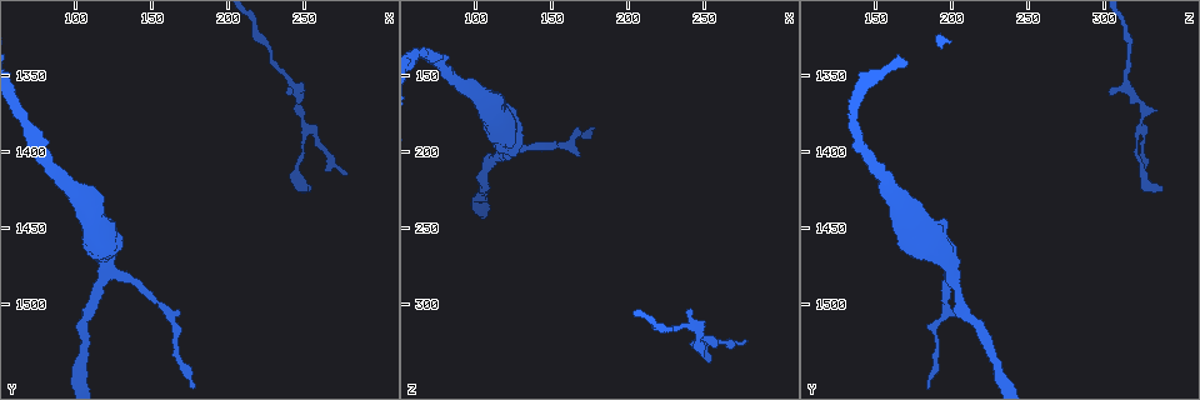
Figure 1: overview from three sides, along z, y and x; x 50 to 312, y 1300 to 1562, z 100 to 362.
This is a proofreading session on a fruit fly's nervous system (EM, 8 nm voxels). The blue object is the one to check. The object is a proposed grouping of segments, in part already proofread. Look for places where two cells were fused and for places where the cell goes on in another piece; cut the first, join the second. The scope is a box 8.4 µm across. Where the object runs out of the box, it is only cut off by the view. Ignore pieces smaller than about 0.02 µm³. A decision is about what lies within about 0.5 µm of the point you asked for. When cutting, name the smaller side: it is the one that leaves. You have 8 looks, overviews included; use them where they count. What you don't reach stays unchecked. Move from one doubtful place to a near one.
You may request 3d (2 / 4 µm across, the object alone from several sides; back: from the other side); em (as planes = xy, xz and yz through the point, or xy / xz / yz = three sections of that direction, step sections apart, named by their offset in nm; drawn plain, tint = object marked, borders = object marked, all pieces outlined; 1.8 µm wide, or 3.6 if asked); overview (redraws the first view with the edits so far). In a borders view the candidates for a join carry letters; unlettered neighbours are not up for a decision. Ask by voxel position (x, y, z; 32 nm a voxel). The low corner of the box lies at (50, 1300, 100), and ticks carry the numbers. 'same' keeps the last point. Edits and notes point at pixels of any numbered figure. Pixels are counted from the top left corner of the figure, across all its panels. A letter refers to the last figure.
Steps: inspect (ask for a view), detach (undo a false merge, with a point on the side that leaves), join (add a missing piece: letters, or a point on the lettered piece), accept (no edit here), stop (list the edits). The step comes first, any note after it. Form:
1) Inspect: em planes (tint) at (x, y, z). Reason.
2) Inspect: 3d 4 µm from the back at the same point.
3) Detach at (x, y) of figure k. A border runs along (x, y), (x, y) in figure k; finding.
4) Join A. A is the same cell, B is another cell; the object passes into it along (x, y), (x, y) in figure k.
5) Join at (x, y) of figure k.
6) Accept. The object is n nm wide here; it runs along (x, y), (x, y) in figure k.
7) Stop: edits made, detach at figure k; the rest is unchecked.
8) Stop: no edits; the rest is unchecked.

Inspect: 3d 4 µm at (120, 1476, 200). Calibre changes.

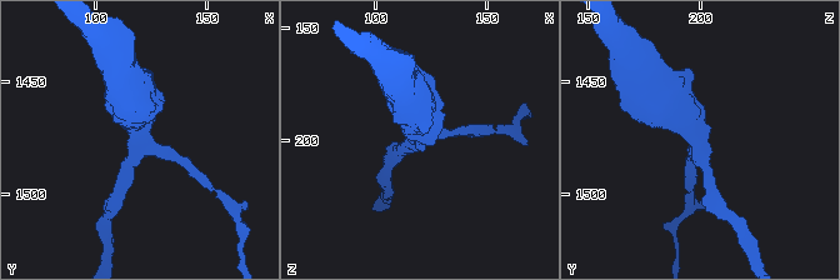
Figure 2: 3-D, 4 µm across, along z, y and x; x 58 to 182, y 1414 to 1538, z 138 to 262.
Inspect: em 3.6 µm planes (borders) at (119, 1475, 197). 3 arms meet here; now the EM.

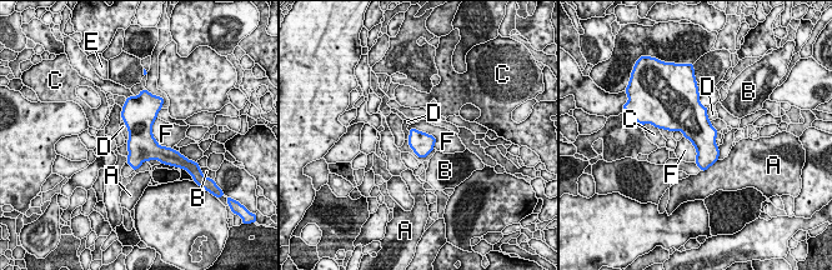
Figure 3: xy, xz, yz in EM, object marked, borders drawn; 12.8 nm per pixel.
Accept. A, B, C, D, E and F are other cells; a border runs along (156, 116), (153, 136), (170, 149) in figure 3; continuous, no second cell.

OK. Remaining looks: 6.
Inspect: 3d 4 µm at (96, 1422, 158). Calibre changes.

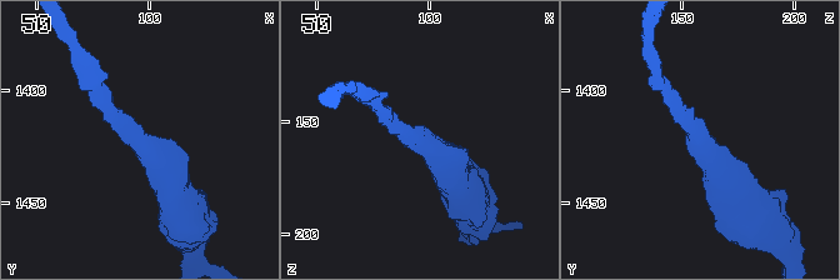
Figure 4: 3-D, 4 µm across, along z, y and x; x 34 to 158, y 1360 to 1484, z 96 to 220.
Inspect: em planes (borders) at (96, 1423, 157). The arms are 260, 550 nm wide; now the EM.

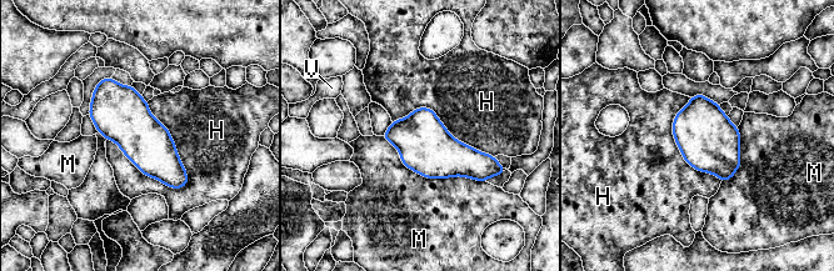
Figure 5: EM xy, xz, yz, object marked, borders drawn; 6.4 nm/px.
Accept. The object is 340 nm wide here; H, M and V are other cells; continuous, no second cell.

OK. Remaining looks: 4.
Inspect: 3d 2 µm at (230, 1334, 314). A narrow waist.

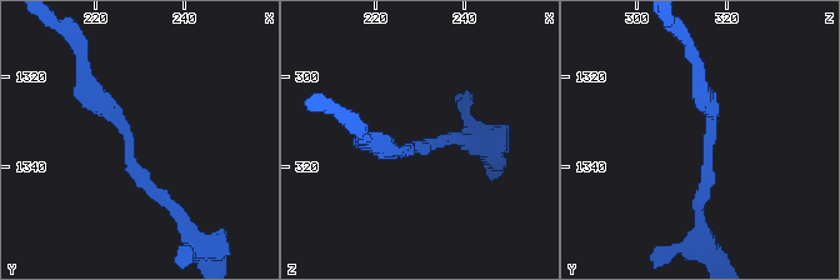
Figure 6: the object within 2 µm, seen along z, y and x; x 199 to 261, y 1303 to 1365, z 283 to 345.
Inspect: em planes (borders) at (229, 1335, 315). Shape alone is not enough.

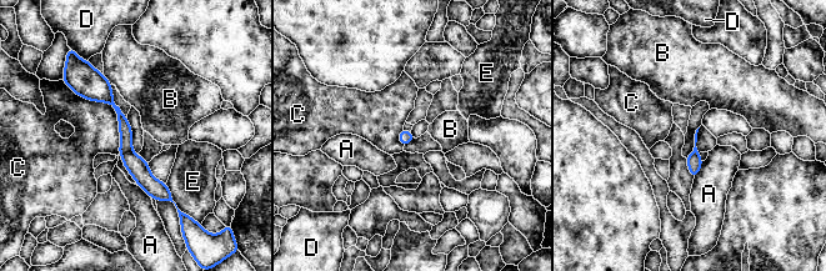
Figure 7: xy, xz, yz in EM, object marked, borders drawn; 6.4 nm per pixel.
Accept. A, B, C, D and E are other cells; a border runs along (64, 80), (114, 109), (119, 154) in figure 7; all the same cell.

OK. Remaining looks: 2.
Inspect: em xz step 8 (tint) at (250, 1394, 322). Narrows sharply.

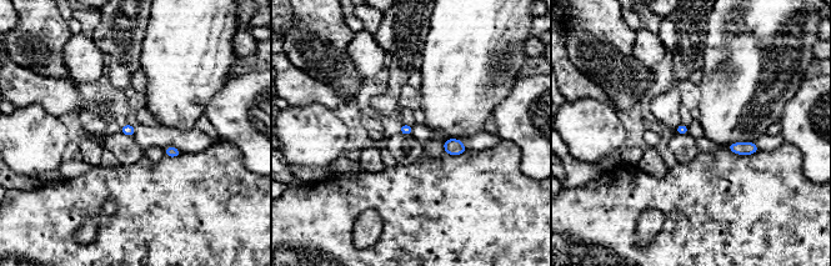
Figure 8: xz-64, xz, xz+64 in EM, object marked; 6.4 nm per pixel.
Inspect: em xy step 16 (borders) at the same point.

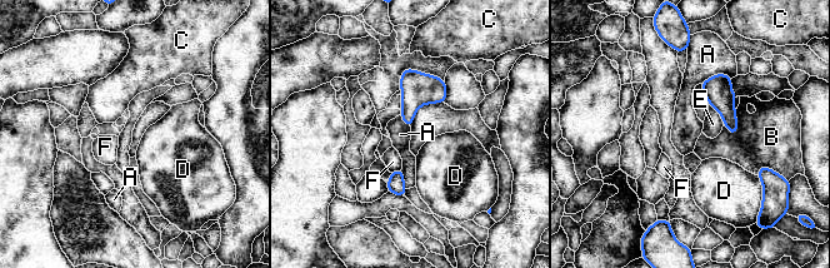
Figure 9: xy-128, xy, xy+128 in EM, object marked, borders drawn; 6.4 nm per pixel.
Accept. The longest contact is with A, 200 nm; A, B, C, D, E and F are other cells; a border runs along (731, 78), (714, 74), (701, 84) in figure 9; all the same cell.

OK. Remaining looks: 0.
Stop: no edits; the rest is unchecked.

